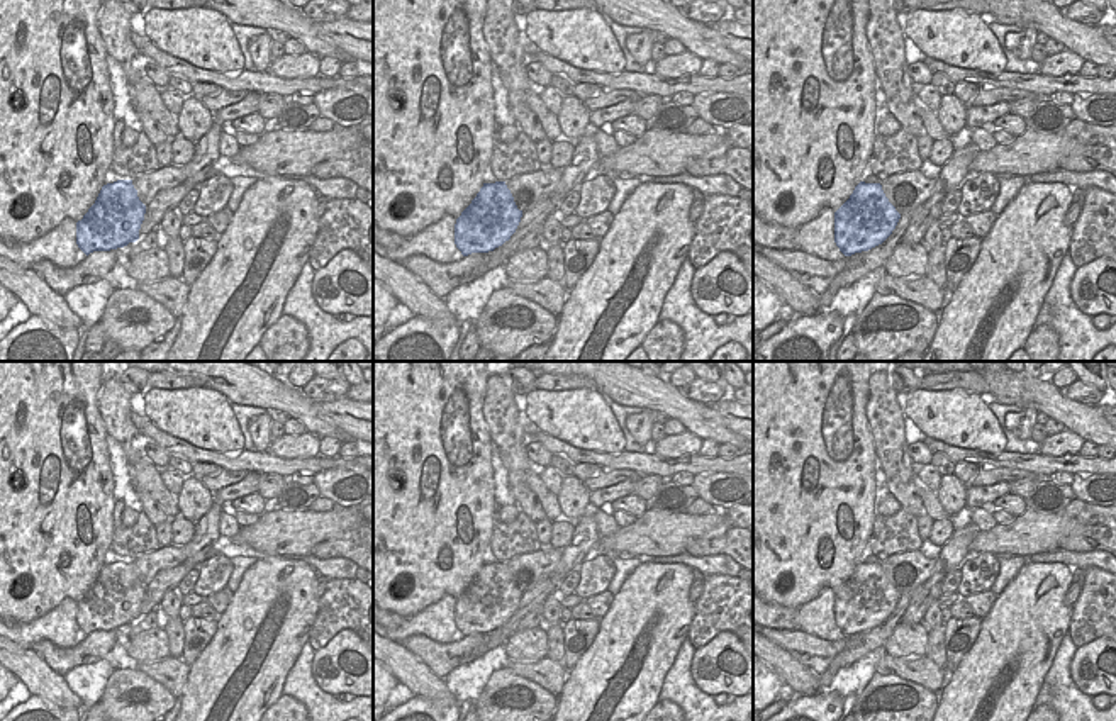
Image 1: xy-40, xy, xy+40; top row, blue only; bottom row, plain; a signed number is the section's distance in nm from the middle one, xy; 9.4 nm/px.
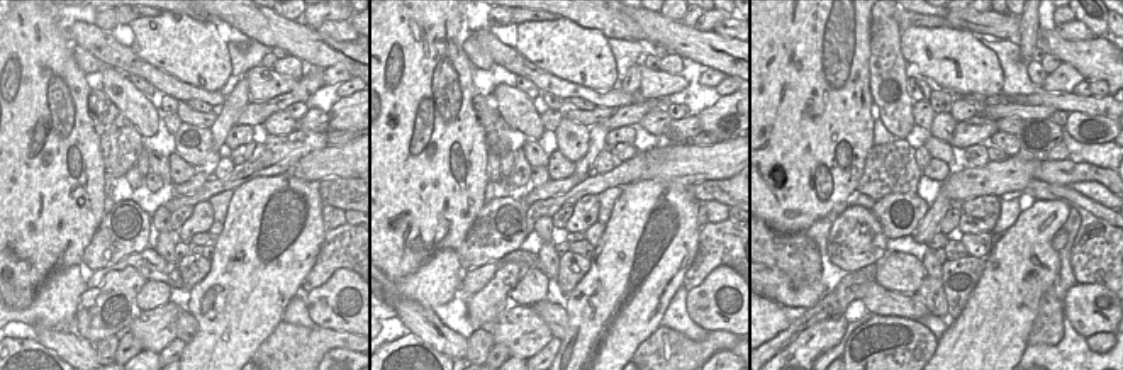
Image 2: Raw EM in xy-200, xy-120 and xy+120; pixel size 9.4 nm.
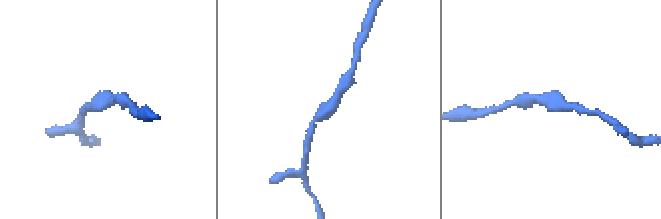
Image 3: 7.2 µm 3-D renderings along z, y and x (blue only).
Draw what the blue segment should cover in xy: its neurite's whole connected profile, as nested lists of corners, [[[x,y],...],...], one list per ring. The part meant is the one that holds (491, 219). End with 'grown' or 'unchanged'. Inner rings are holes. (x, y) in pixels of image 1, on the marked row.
[[[505,182],[483,183],[455,224],[455,244],[463,256],[488,253],[516,232],[522,217]]]; unchanged

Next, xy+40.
[[[860,182],[834,212],[834,243],[845,256],[868,251],[892,234],[899,219],[880,183]]]; unchanged

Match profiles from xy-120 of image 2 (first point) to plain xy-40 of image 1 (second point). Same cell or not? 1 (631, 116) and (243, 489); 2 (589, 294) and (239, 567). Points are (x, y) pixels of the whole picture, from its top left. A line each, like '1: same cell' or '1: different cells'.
1: same cell
2: different cells

